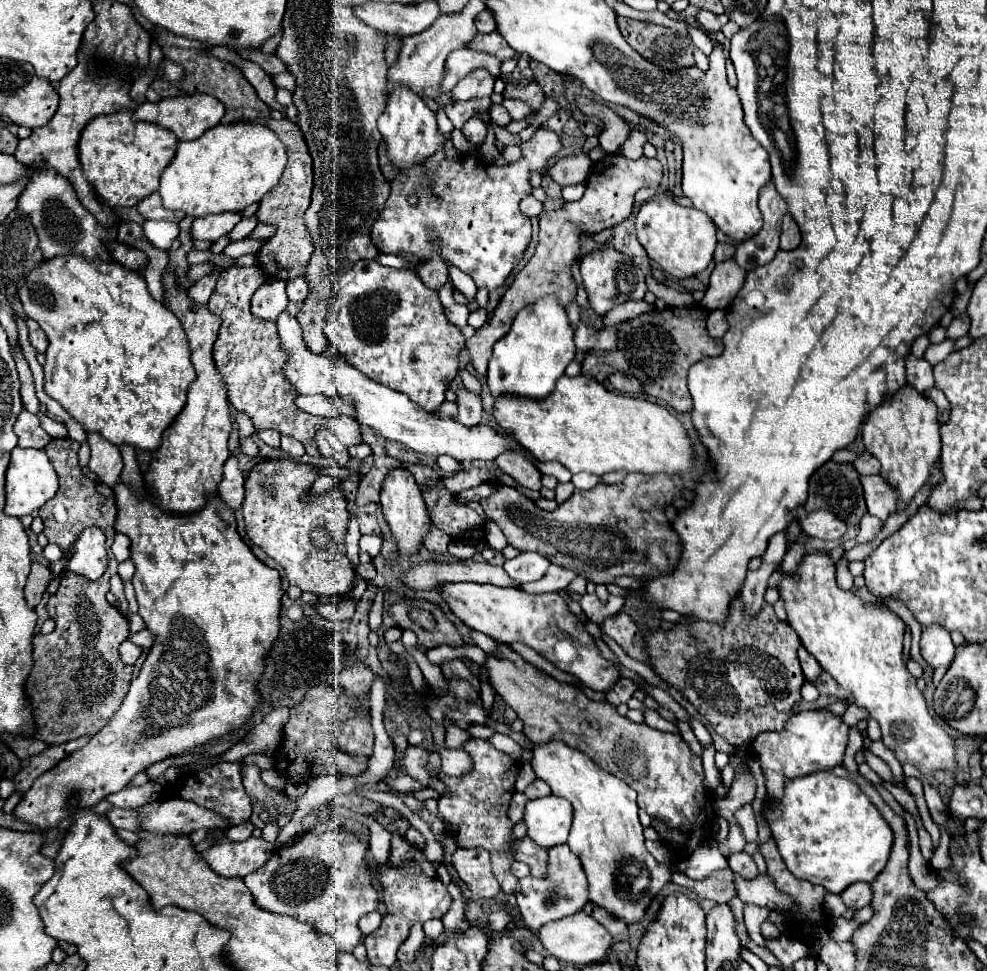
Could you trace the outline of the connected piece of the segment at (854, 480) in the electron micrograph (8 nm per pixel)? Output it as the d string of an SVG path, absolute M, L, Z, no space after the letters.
M823 464L809 480L809 498L805 502L807 510L829 510L847 526L859 526L861 518L867 514L867 506L863 500L863 490L859 484L859 474L853 464Z

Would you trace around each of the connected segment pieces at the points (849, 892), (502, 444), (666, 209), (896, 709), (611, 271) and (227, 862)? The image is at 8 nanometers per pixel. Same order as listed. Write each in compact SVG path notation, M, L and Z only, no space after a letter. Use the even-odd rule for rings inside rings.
M857 882L857 884L849 886L849 888L845 888L845 892L841 892L841 898L843 898L847 908L863 908L863 906L871 904L871 900L873 900L871 884Z
M283 312L277 318L277 330L279 330L281 350L287 356L287 360L283 364L283 374L293 384L297 394L303 394L303 396L323 394L323 396L329 396L329 398L349 398L351 404L353 404L355 420L363 426L369 426L377 436L383 436L387 440L397 440L397 442L405 444L407 448L411 448L419 454L429 454L429 456L449 454L457 462L495 460L505 448L517 448L539 468L541 474L555 476L559 482L569 482L571 480L571 472L565 466L561 466L557 462L537 462L517 442L499 436L491 426L477 424L473 428L465 428L465 426L461 426L459 422L455 422L451 418L439 416L437 412L433 412L433 414L425 412L417 404L413 404L403 392L391 390L389 386L383 386L375 380L369 380L363 372L349 366L347 362L341 362L339 358L331 358L327 354L309 352L305 342L303 342L303 332L301 332L299 322L295 318L291 318L287 312Z
M669 198L649 200L637 212L635 226L637 238L647 256L673 278L695 276L713 262L713 252L717 248L717 226L705 212L697 208L679 206Z
M825 552L803 556L795 576L785 576L779 590L785 600L787 622L799 634L807 652L849 692L853 704L865 708L869 718L877 720L883 732L883 744L897 760L915 766L941 796L949 796L949 790L933 774L939 770L957 774L955 744L931 716L925 696L917 688L917 680L905 668L905 622L895 612L863 604L853 592L837 588L835 564Z
M603 248L597 252L591 252L581 258L581 278L585 292L589 296L589 306L595 310L597 316L607 314L615 306L629 302L629 300L643 300L647 286L645 286L645 274L641 268L623 252L617 252L613 248Z
M211 830L211 833L217 836L218 844L201 852L201 856L221 876L245 878L247 874L265 866L273 854L273 846L265 842L263 838L247 838L245 842L229 842L225 838L224 831Z

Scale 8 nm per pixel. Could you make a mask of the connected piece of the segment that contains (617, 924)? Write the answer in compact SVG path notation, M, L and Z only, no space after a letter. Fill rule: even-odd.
M587 902L583 907L583 911L593 916L593 918L597 918L613 934L615 940L629 940L629 926L625 922L617 920L615 916L609 916L603 908L597 908L593 902Z

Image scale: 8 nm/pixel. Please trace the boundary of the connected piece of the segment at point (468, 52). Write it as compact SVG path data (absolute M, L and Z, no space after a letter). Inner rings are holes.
M461 48L449 54L447 62L445 62L445 76L441 82L441 90L439 90L439 104L445 110L447 106L455 104L453 100L453 86L457 86L457 82L467 76L471 70L475 68L487 68L493 76L499 76L499 60L493 56L487 56L483 52L475 52L471 48Z

